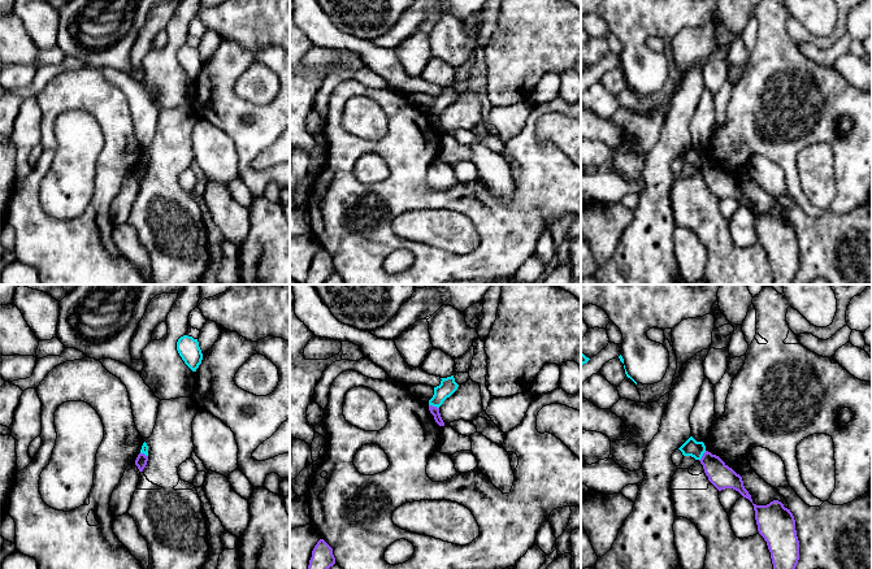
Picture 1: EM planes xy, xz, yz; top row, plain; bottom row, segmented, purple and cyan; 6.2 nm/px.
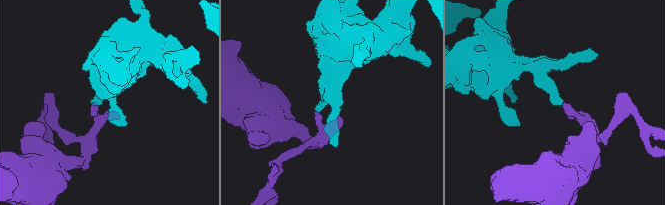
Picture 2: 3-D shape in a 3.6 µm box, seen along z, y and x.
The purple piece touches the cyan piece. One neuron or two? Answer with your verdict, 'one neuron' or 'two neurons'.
two neurons

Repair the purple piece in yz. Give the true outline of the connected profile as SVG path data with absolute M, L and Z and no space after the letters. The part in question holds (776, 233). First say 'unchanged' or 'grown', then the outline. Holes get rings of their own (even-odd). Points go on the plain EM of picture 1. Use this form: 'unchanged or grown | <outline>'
unchanged | M778 209L767 214L752 214L758 240L771 261L773 284L793 284L799 269L799 249L793 222Z

